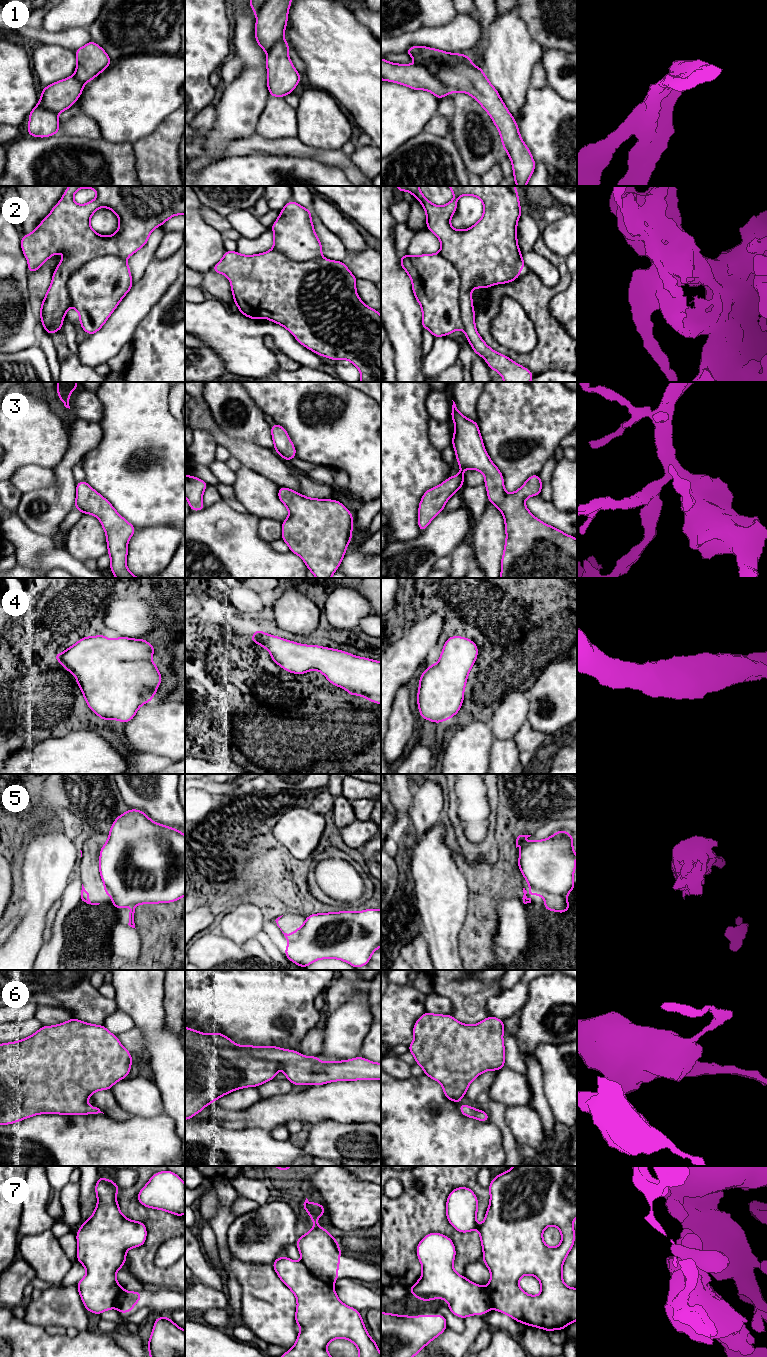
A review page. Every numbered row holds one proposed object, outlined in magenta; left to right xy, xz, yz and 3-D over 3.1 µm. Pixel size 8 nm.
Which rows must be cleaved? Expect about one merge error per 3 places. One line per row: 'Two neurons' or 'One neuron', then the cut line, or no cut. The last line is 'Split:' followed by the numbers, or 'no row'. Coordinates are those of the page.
1: One neuron. No split
2: Two neurons. Split along xy (125, 259), (100, 255), (78, 267), (67, 282), (71, 305)
3: One neuron. No split
4: One neuron. No split
5: Two neurons. Split along yz (528, 882), (548, 892), (566, 894)
6: One neuron. No split
7: One neuron. No split
Split: 2, 5

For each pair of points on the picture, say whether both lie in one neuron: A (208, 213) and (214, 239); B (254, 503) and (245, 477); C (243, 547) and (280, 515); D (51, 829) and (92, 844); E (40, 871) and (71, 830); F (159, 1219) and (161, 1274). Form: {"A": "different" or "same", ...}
{"A": "different", "B": "same", "C": "different", "D": "different", "E": "different", "F": "same"}

